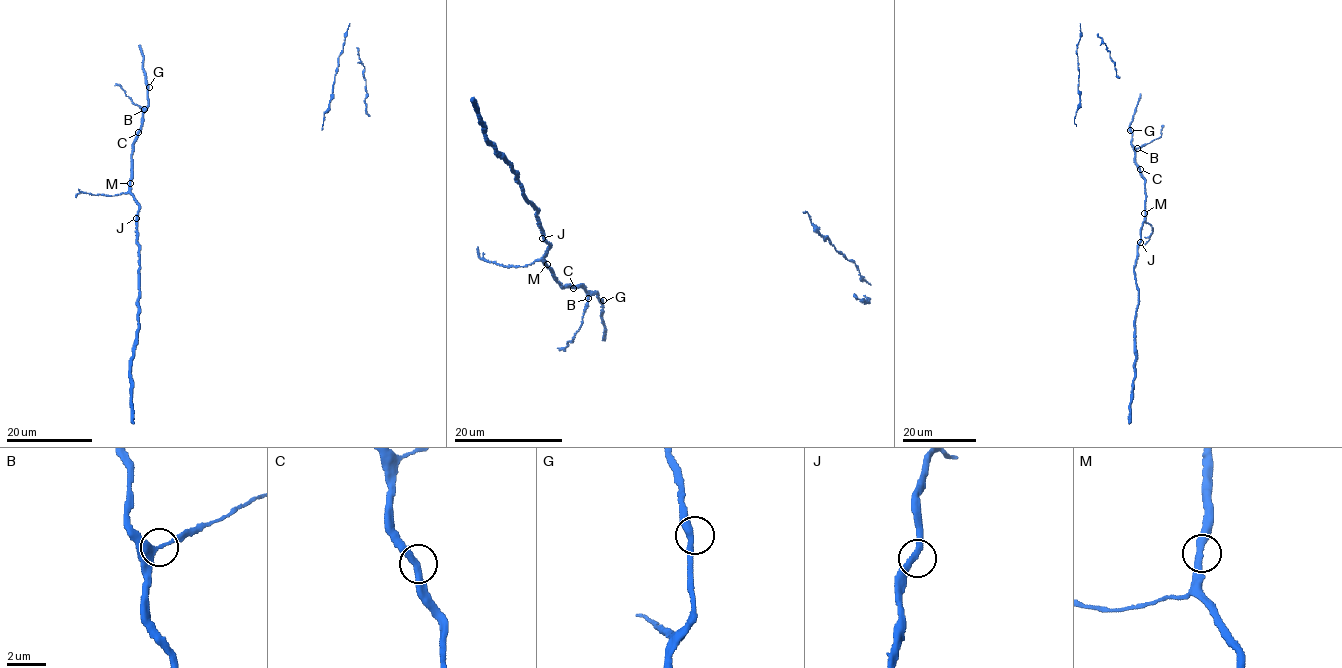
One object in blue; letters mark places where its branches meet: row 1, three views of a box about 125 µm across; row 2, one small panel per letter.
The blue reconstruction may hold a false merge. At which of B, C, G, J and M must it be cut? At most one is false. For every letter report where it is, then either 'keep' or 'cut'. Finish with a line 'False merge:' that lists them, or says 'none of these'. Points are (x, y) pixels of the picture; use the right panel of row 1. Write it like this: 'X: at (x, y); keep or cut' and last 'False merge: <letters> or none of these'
B: at (1137, 148); keep
C: at (1140, 169); keep
G: at (1130, 130); keep
J: at (1140, 242); keep
M: at (1144, 213); keep
False merge: none of these

